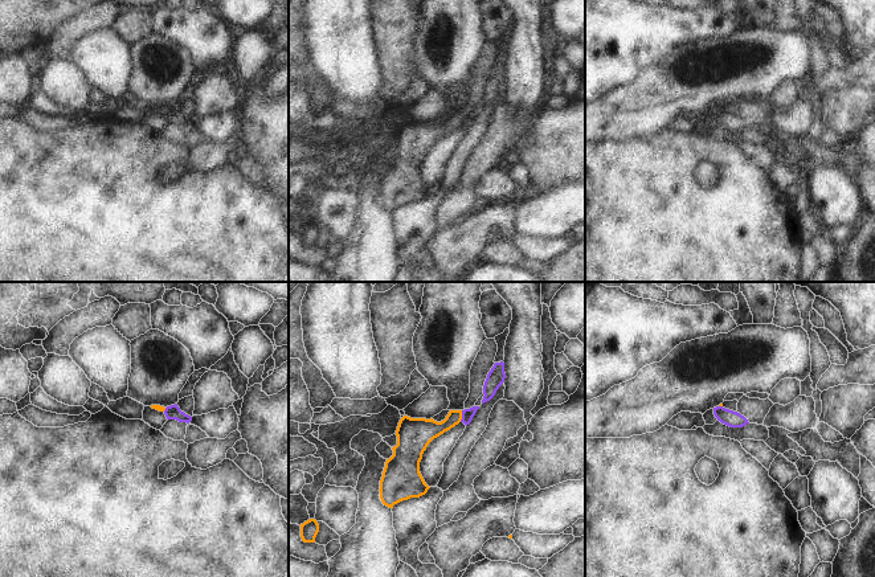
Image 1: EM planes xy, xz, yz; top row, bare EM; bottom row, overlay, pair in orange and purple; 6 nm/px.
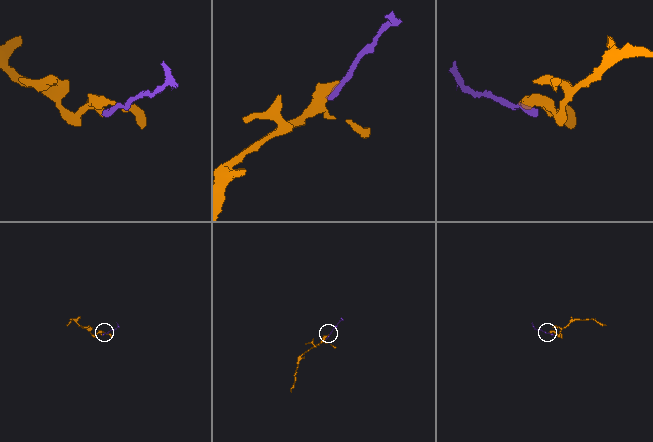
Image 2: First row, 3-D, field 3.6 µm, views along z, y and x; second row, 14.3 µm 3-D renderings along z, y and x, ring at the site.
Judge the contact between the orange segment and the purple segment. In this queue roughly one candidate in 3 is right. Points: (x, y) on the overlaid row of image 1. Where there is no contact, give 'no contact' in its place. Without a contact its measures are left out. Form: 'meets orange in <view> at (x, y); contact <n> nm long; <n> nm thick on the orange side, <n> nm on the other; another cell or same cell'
meets orange in xz at (461, 416); contact 70 nm long; 150 nm thick on the orange side, 70 nm on the other; another cell

